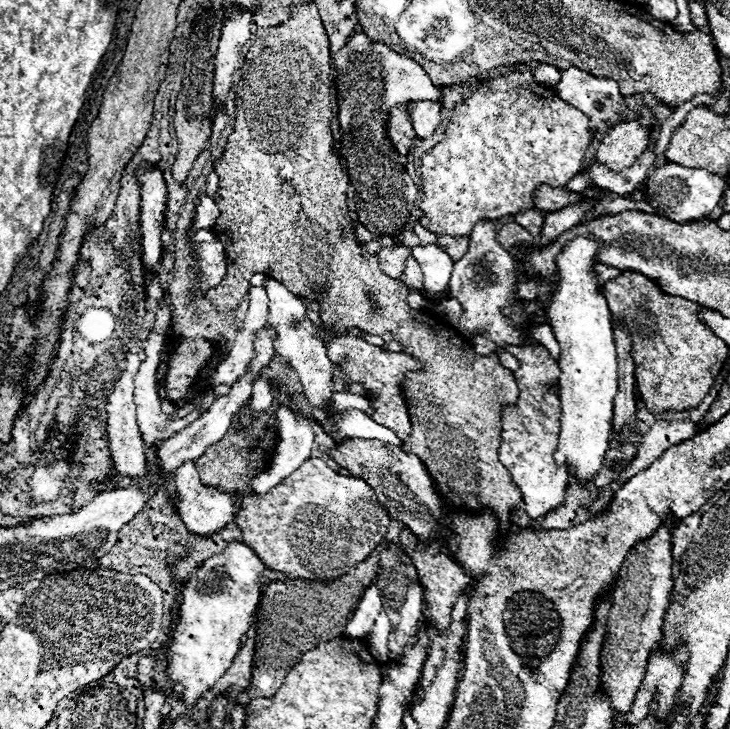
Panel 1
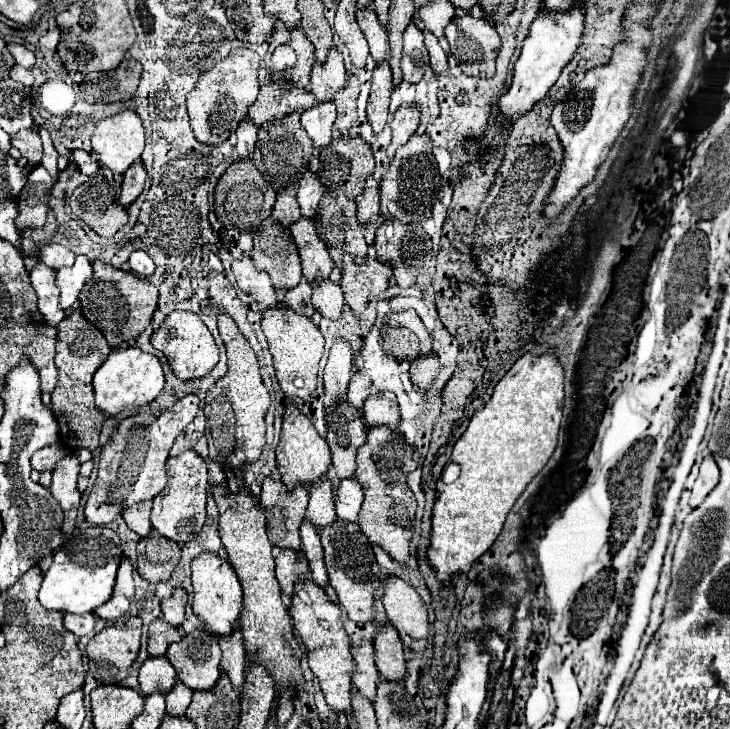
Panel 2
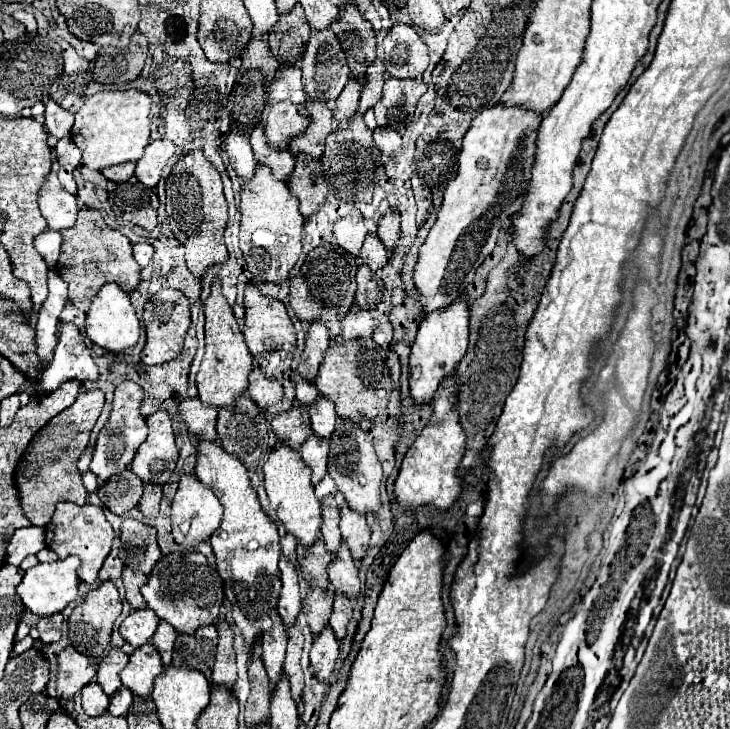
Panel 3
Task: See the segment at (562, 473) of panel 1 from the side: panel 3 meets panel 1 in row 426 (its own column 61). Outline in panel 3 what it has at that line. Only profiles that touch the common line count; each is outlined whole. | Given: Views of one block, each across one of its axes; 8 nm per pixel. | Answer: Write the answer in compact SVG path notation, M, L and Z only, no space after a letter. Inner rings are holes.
M60 502L60 504L56 504L56 512L44 530L46 530L46 546L50 550L54 550L60 560L64 560L72 554L78 556L82 560L78 576L80 576L80 580L92 584L98 578L98 572L100 572L100 568L110 552L112 540L114 540L114 530L112 530L112 524L106 520L104 510L100 506L92 506L92 504L76 506L72 502Z

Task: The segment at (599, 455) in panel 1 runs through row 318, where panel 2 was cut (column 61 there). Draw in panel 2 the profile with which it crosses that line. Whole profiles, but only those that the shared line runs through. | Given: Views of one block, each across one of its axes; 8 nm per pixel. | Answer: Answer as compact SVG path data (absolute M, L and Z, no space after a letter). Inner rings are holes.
M94 526L72 534L54 554L50 570L44 574L42 588L38 592L40 604L48 610L58 612L72 612L72 614L94 612L112 596L120 560L122 560L120 538L110 528Z

